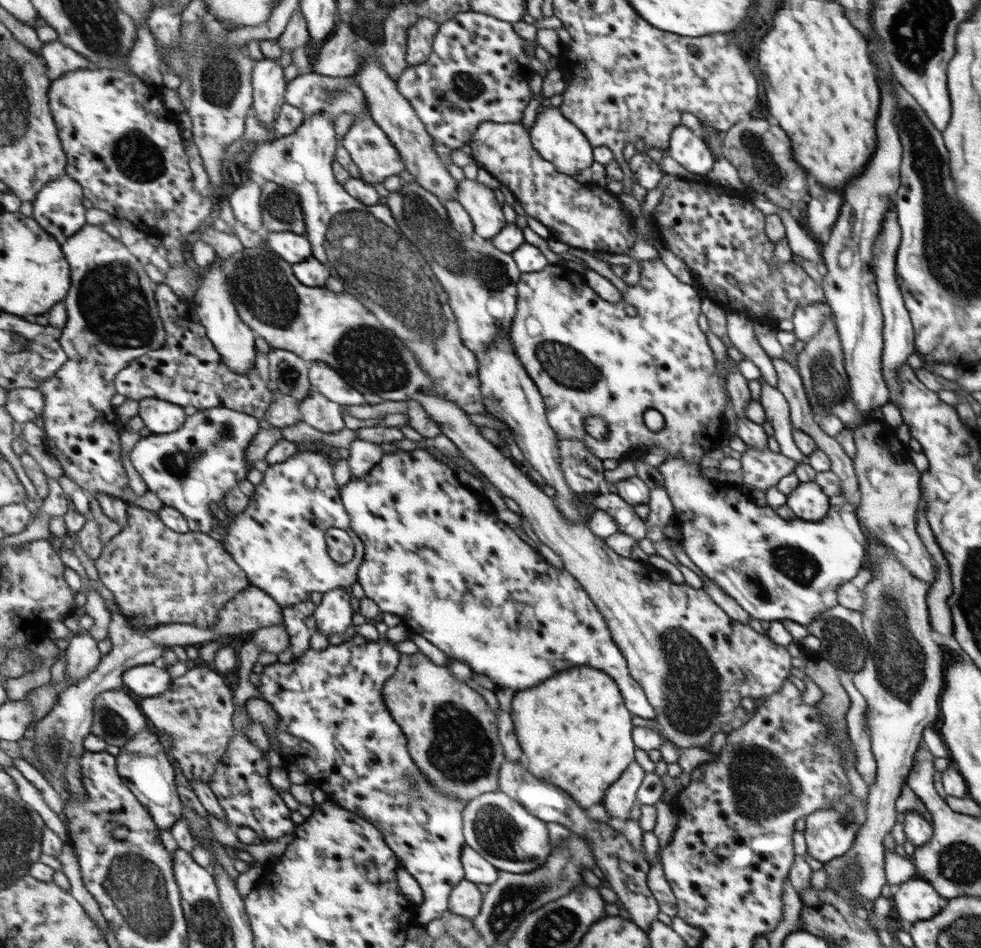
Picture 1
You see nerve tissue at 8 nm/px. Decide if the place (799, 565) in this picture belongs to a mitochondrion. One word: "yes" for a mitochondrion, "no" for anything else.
yes

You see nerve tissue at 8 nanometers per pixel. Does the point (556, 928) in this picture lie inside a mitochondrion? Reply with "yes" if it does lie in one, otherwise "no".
yes

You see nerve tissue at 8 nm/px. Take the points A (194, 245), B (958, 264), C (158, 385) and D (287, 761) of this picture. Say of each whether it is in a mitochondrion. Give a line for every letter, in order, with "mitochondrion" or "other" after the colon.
A: other
B: mitochondrion
C: other
D: other

